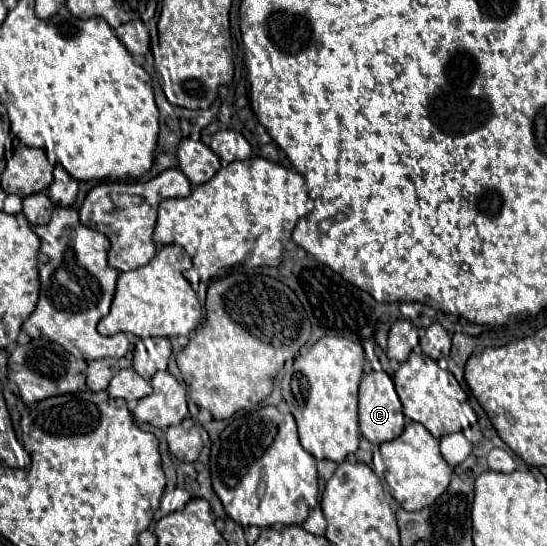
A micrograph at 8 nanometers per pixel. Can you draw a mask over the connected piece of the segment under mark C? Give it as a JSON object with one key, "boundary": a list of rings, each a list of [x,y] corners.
{"boundary":[[[372,371],[362,377],[358,391],[358,419],[362,437],[374,445],[392,441],[404,431],[406,419],[402,413],[402,403],[394,391],[392,379],[384,371]]]}

